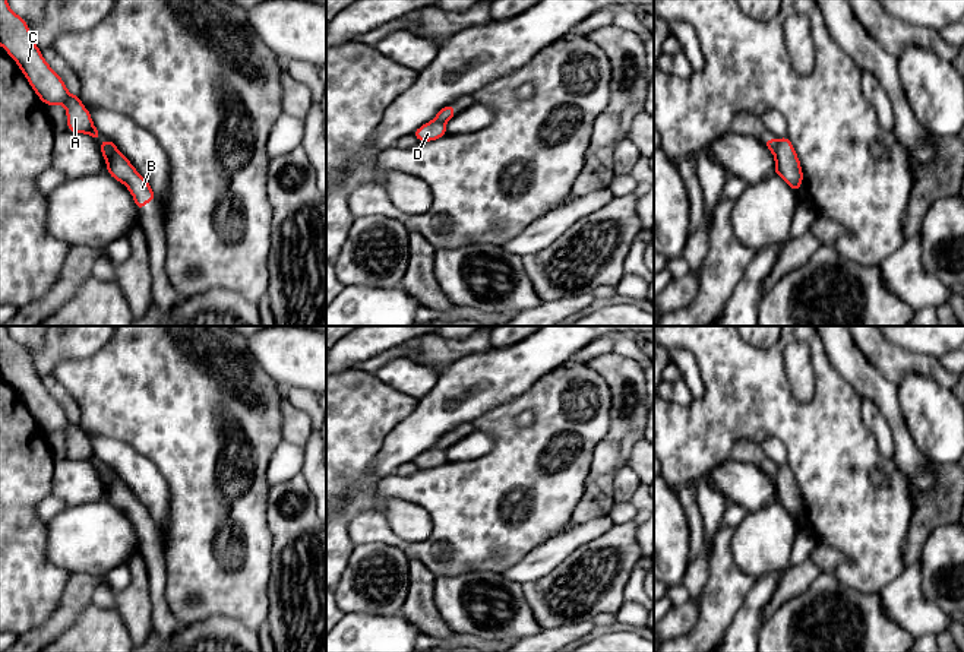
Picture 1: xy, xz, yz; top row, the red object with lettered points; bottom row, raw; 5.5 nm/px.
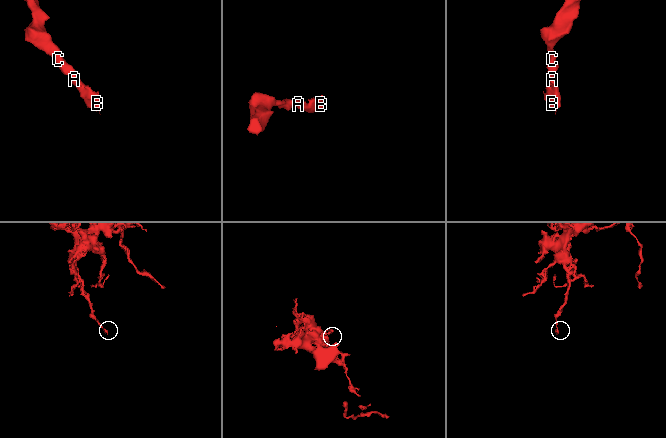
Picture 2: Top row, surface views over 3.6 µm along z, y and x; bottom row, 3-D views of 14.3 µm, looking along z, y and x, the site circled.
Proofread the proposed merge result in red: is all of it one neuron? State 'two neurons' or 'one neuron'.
two neurons

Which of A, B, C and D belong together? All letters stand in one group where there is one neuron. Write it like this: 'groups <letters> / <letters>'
groups A C D / B

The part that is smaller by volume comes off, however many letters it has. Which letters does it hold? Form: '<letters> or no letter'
B

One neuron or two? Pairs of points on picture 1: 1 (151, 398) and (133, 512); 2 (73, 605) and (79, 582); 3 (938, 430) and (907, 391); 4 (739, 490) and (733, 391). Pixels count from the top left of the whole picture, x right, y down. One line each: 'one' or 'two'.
1: two
2: one
3: one
4: two

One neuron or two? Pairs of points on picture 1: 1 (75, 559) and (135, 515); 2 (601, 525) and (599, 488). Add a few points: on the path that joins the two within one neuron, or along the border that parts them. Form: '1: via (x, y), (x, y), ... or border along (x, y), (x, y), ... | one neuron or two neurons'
1: border along (107, 499), (130, 521), (138, 537), (138, 553) | two neurons
2: border along (607, 512), (577, 524) | two neurons

